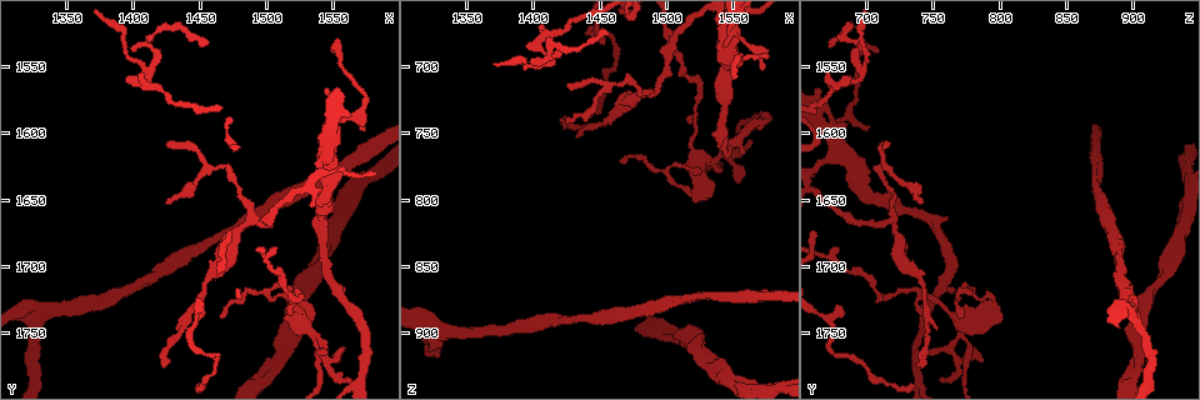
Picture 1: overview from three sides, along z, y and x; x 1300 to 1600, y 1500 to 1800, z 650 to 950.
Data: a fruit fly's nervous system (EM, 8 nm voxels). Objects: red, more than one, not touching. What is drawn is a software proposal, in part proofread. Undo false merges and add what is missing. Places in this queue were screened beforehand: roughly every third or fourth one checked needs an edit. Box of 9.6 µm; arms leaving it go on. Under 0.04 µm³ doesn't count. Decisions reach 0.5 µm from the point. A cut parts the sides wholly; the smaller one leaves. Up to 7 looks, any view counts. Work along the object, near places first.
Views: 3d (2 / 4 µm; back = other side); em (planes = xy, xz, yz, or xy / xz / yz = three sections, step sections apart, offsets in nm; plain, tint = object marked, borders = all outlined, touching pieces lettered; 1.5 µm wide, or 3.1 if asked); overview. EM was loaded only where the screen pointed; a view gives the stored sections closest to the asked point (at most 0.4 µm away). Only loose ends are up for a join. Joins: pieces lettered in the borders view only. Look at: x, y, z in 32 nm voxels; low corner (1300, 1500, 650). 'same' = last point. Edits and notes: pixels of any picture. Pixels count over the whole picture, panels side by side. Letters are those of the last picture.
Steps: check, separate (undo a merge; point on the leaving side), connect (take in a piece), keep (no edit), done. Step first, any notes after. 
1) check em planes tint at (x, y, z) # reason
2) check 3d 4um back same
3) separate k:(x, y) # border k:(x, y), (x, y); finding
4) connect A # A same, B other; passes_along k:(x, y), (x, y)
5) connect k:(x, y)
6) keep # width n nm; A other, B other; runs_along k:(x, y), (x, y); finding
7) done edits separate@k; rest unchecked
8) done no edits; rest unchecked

check em planes borders at (1538, 1762, 746) # an open end

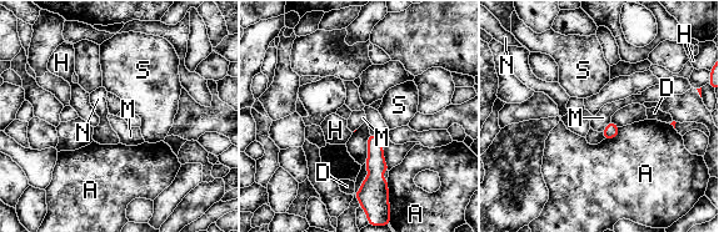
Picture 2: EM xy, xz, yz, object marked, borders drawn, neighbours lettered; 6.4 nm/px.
keep # A other, D other, H other, M other, N other, S other; no lettered piece goes on from it

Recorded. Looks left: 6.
check em planes borders at (1468, 1740, 770) # an open end

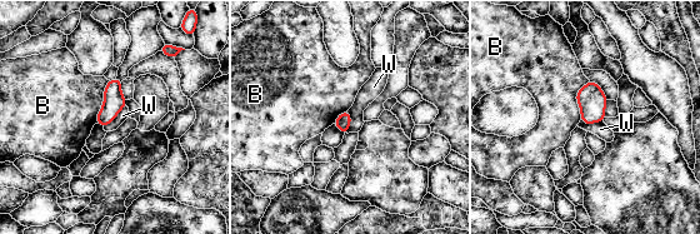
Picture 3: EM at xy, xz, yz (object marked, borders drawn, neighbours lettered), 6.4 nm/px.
connect 3:(123, 115) # B other, W same; it goes on there

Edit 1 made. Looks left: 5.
check overview # redraw

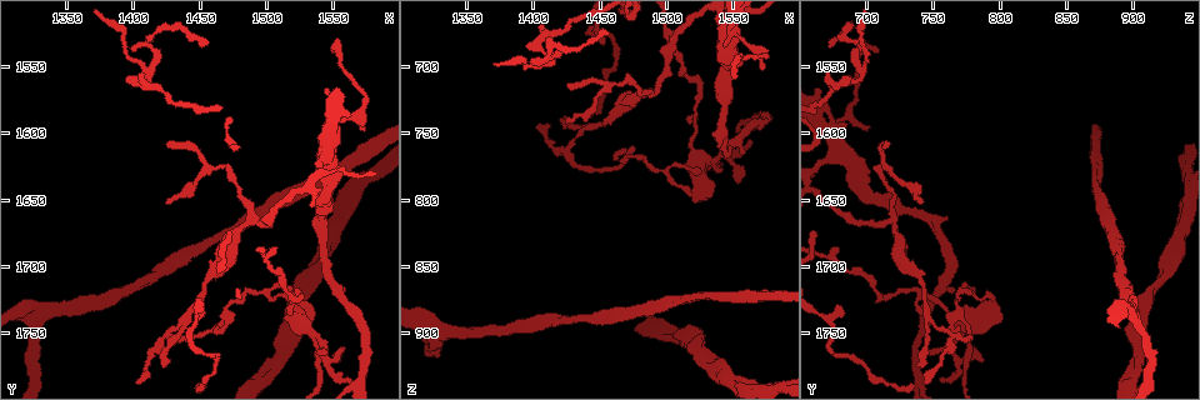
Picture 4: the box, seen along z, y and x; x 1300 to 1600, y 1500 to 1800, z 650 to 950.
check em xy step 8 tint at (1486, 1666, 720) # sudden change in width

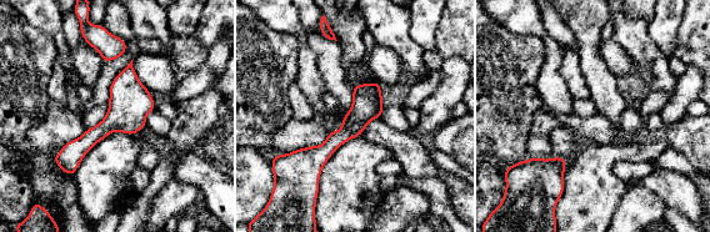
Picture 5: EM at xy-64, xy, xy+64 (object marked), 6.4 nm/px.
check em planes borders same

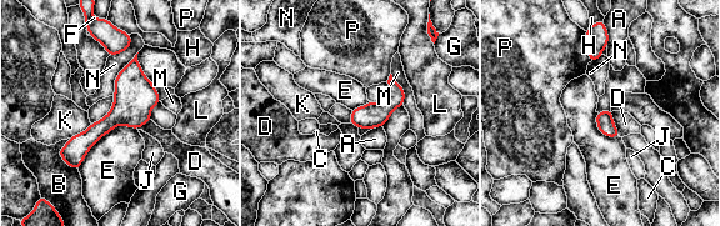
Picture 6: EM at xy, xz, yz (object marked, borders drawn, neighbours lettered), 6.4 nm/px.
keep # longest_contact E 460 nm; A other, B other, C other, D other, E other, F other, G other, H other, J other, K other, L other, M other, N other, P other; border 6:(136, 127), (113, 127), (78, 169); continuous, no second cell

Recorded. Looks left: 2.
done edits connect@3; rest unchecked

